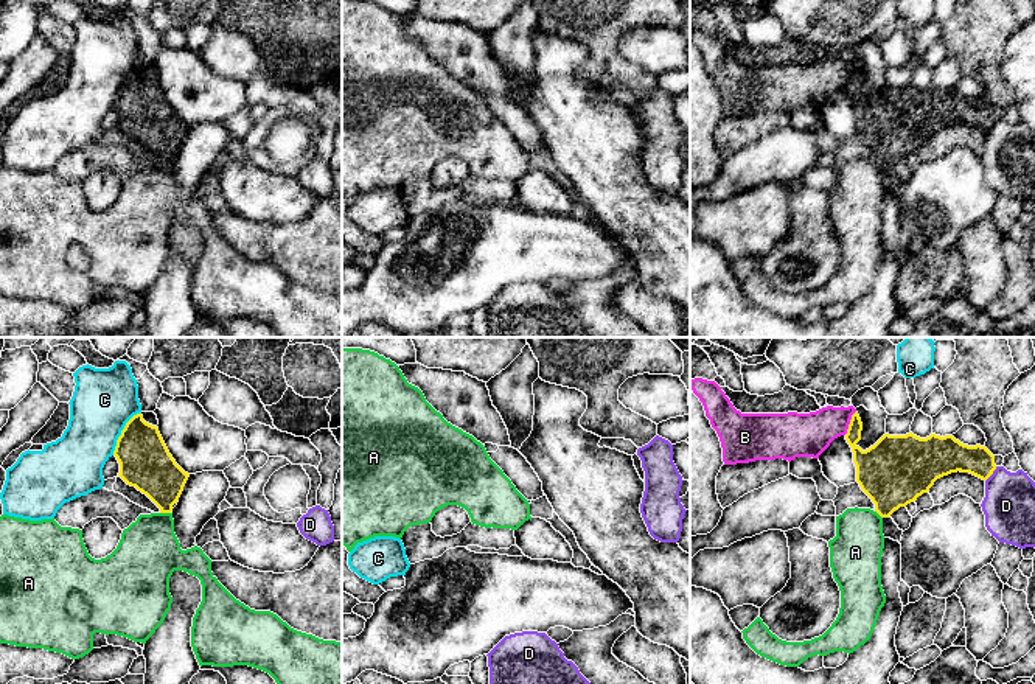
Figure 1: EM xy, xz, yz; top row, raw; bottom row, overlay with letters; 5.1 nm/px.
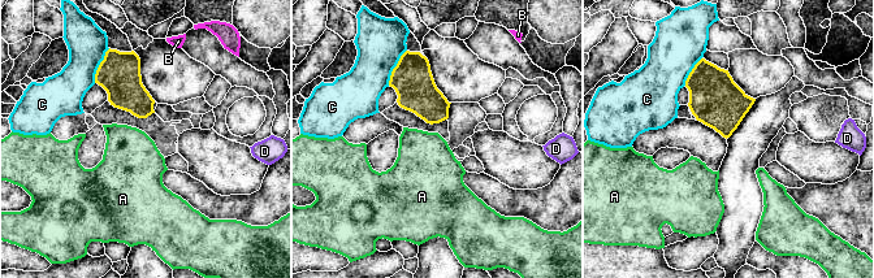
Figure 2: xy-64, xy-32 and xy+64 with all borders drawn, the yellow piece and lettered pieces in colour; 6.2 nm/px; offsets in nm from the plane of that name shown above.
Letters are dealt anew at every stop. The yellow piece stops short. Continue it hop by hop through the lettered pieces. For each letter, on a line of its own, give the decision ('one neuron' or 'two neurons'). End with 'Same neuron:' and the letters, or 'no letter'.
A: two neurons
B: two neurons
C: two neurons
D: two neurons
Same neuron: no letter

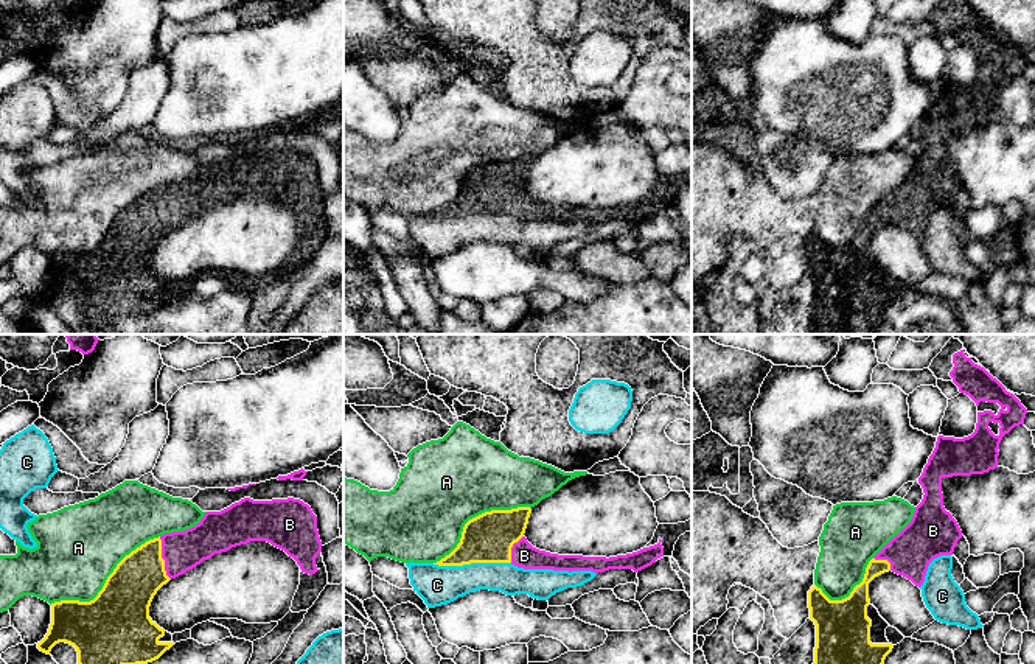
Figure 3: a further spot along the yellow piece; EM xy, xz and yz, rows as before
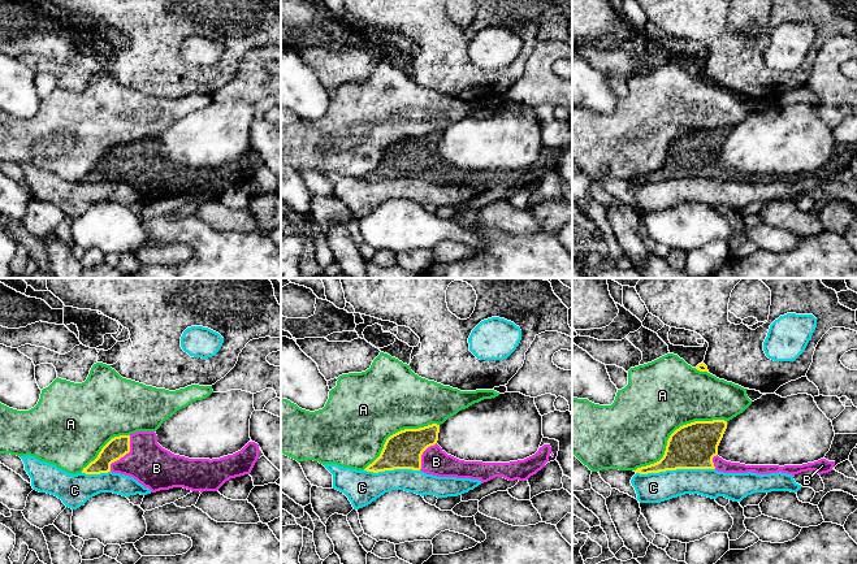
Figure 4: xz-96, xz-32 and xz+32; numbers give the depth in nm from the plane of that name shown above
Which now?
A: two neurons
B: one neuron
C: two neurons
Same neuron: B

